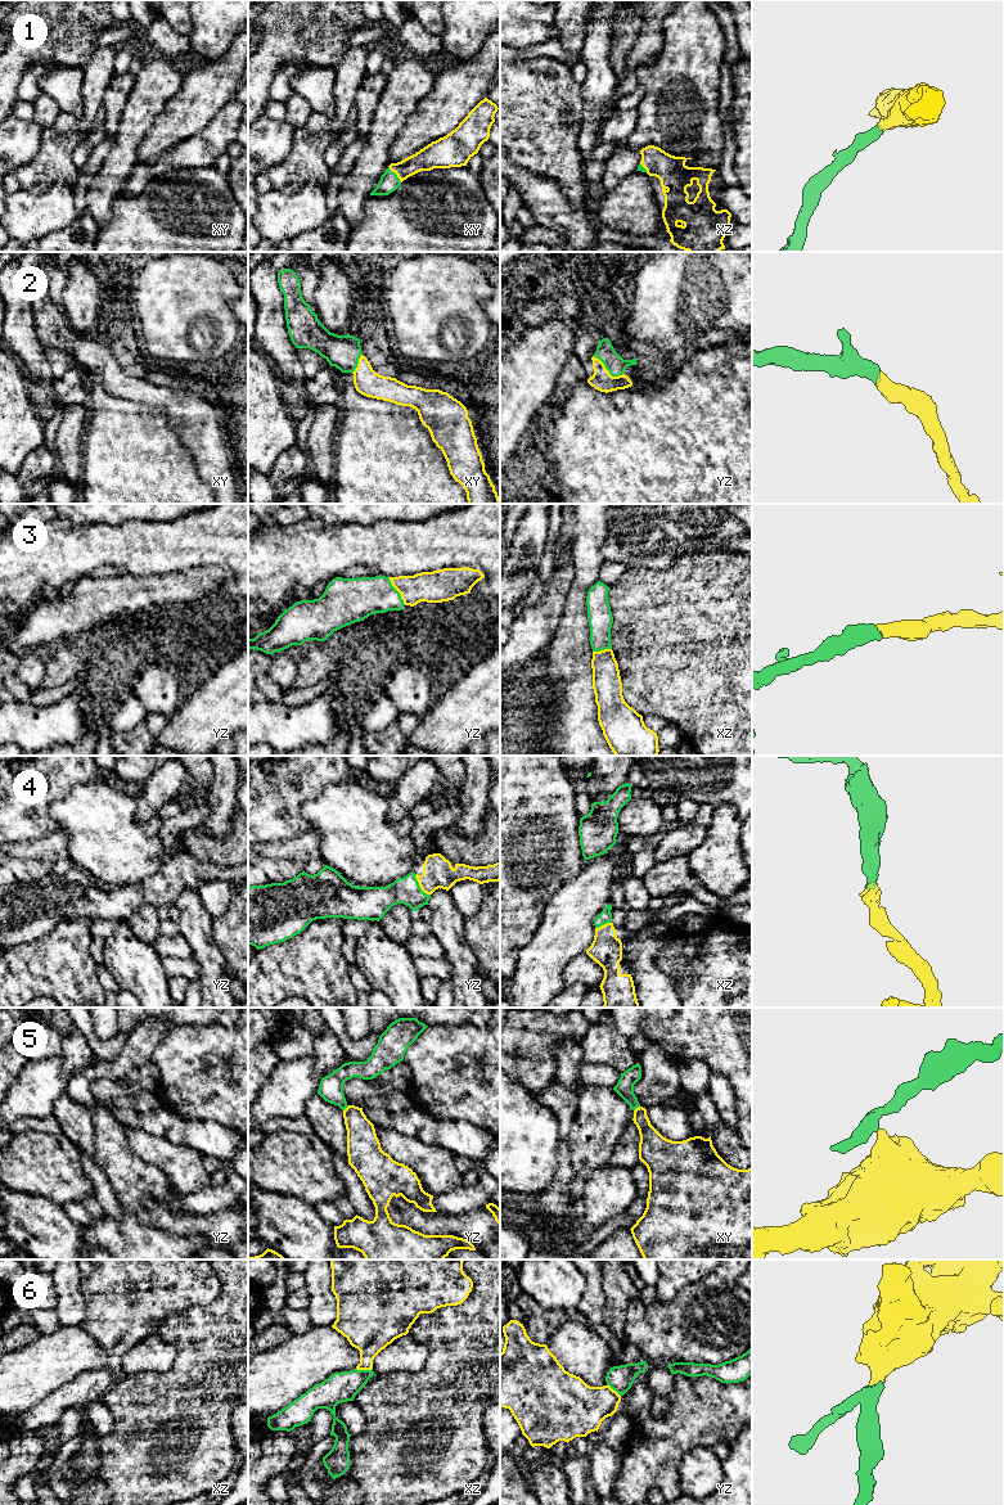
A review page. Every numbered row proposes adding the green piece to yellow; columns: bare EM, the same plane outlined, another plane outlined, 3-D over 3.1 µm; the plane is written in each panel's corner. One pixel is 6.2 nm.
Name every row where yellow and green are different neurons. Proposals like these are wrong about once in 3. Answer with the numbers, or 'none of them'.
5

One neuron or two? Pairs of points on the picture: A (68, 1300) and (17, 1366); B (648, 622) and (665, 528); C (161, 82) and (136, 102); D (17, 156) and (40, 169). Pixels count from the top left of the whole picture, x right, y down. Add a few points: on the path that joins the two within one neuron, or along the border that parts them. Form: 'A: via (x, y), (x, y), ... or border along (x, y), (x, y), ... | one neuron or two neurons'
A: border along (61, 1325), (79, 1326) | two neurons
B: border along (683, 553), (665, 569), (629, 568) | two neurons
C: via (154, 89), (143, 100) | one neuron
D: border along (41, 135), (40, 151), (30, 161), (13, 169) | two neurons

